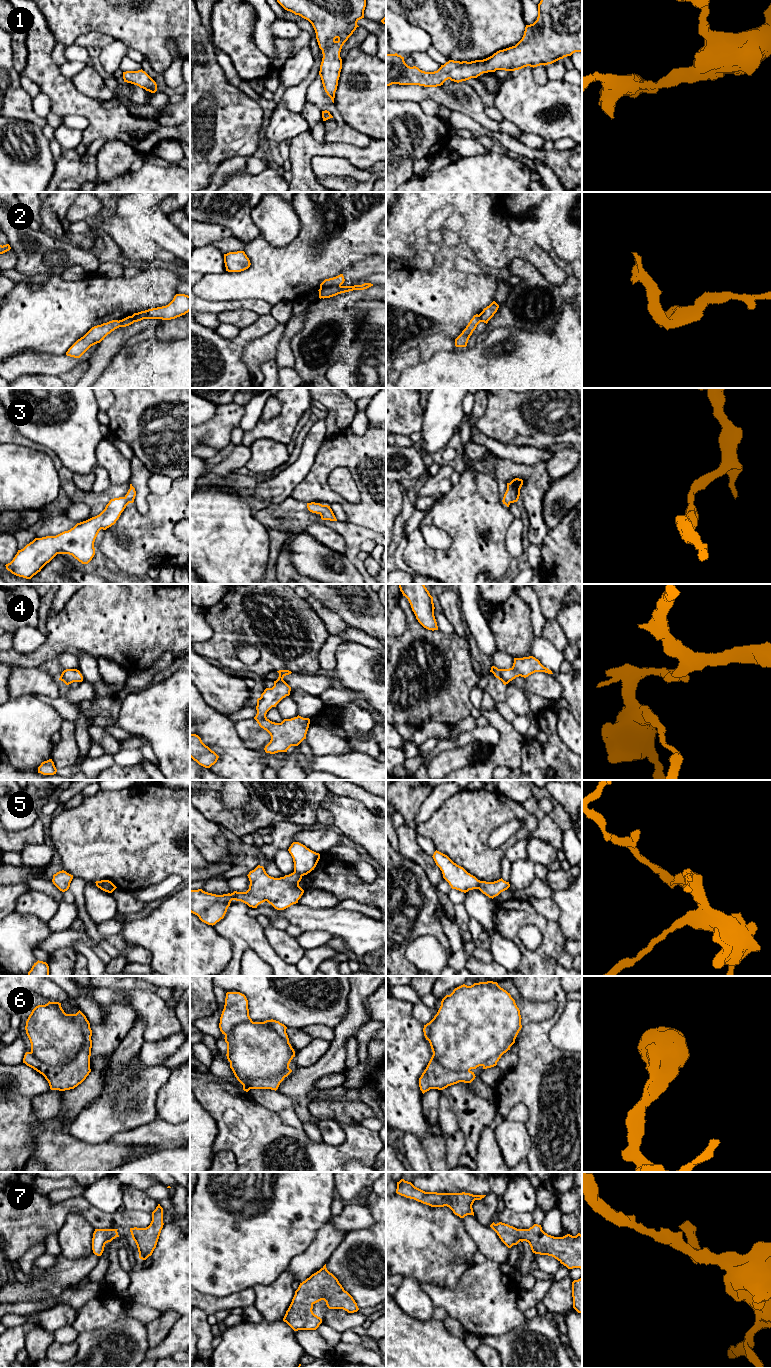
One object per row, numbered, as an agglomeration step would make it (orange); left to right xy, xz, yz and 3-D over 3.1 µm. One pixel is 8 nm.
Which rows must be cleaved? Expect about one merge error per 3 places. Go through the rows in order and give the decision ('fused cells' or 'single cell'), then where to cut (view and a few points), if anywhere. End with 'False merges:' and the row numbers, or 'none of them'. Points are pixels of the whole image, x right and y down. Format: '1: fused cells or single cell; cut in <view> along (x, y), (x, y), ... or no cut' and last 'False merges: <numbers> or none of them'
1: single cell; no cut
2: fused cells; cut in xz along (340, 284), (320, 288)
3: single cell; no cut
4: single cell; no cut
5: fused cells; cut in xz along (294, 871), (301, 876)
6: single cell; no cut
7: single cell; no cut
False merges: 2, 5

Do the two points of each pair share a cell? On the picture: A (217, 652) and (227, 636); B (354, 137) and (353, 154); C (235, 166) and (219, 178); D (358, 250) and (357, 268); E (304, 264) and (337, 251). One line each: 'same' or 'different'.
A: same
B: different
C: same
D: different
E: same

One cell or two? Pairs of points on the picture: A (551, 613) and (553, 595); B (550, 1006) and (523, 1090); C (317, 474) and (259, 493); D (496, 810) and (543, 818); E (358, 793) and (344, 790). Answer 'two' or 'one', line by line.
A: one
B: two
C: two
D: two
E: one

